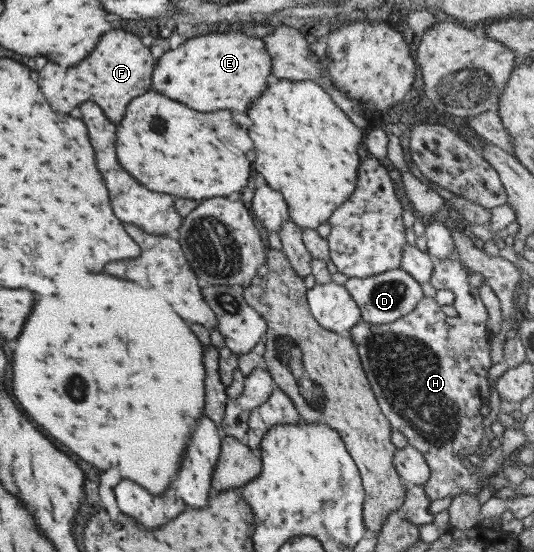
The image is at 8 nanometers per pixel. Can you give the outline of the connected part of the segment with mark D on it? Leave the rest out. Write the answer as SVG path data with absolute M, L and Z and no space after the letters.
M401 268L387 270L387 272L370 277L349 277L344 287L358 304L362 320L375 324L392 323L409 314L415 310L425 292L421 288L421 284Z

